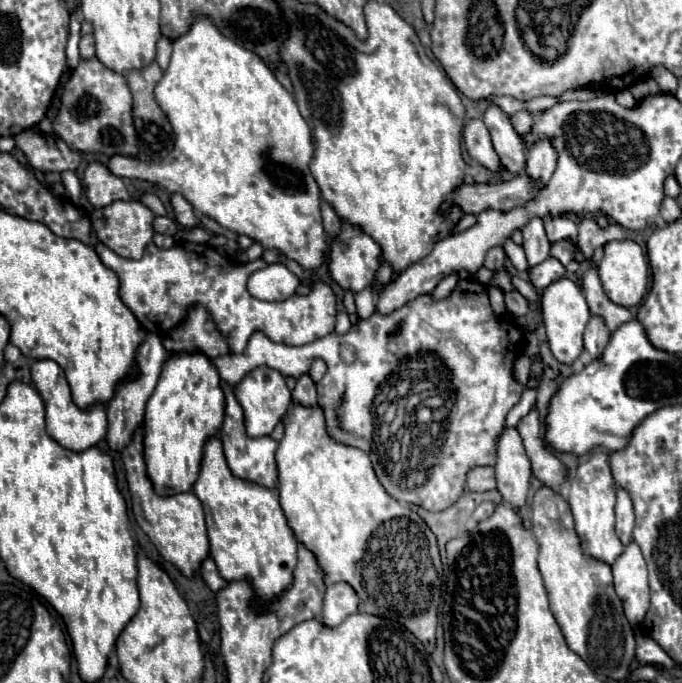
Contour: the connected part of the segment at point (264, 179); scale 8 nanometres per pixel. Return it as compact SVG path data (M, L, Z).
M197 17L189 31L173 41L171 63L155 87L155 99L175 131L173 151L155 165L135 157L111 157L109 169L127 179L147 179L171 193L181 193L197 211L215 219L221 227L249 235L265 249L279 249L303 269L315 269L325 261L327 237L321 225L319 187L309 171L313 157L311 129L301 117L293 95L275 79L265 61L225 37L209 17Z

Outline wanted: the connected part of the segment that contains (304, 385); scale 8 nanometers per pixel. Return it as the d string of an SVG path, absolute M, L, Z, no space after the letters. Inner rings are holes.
M309 373L301 375L297 379L297 387L293 391L293 401L301 403L301 405L315 405L317 403L317 391L315 391L315 383L313 379L309 377Z

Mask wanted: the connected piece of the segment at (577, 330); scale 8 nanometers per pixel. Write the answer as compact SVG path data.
M565 277L557 279L555 283L551 283L543 291L541 313L543 313L543 323L545 323L545 329L547 329L547 341L549 341L551 353L555 355L555 359L559 363L571 365L583 353L583 329L585 329L585 325L587 325L587 321L591 317L587 301L585 301L581 289L573 281L565 279Z

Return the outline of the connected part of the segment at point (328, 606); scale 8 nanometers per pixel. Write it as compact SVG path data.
M333 583L327 587L325 593L325 603L323 603L323 613L321 621L327 627L335 627L345 621L351 613L355 613L359 607L359 595L349 583Z

